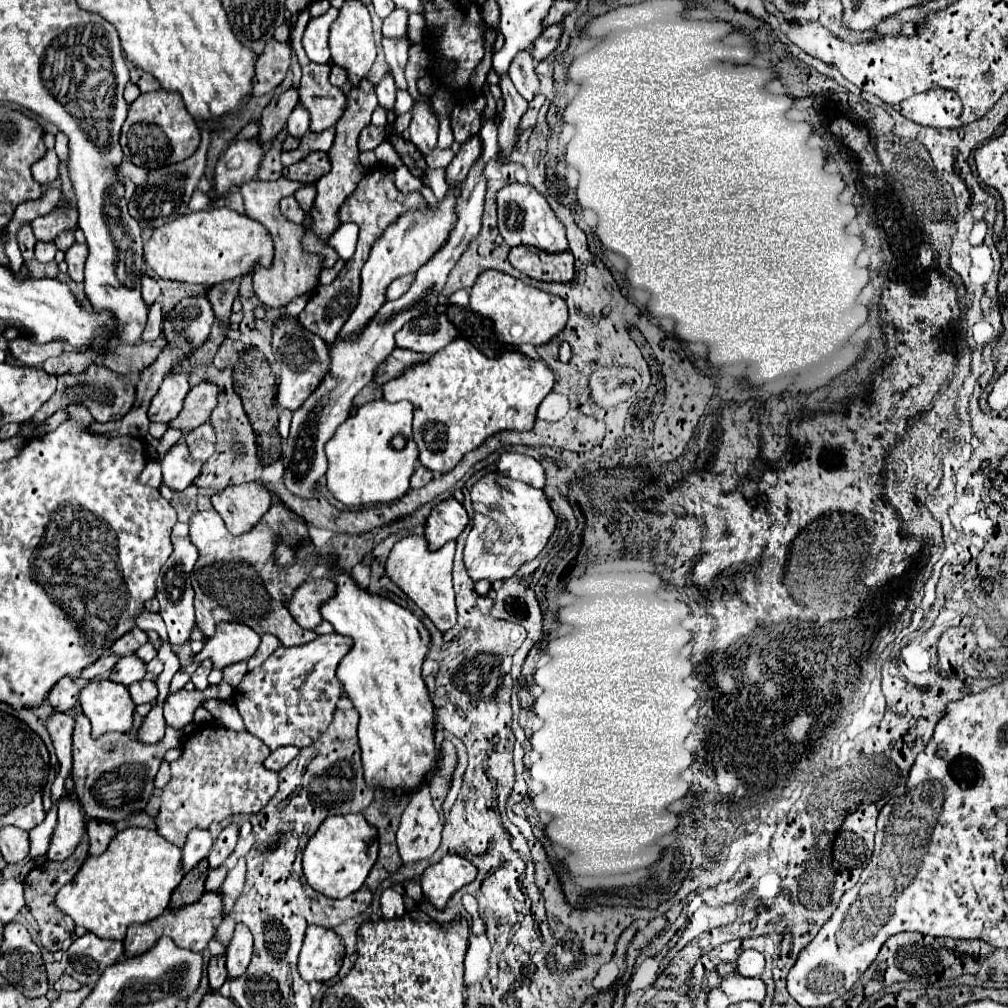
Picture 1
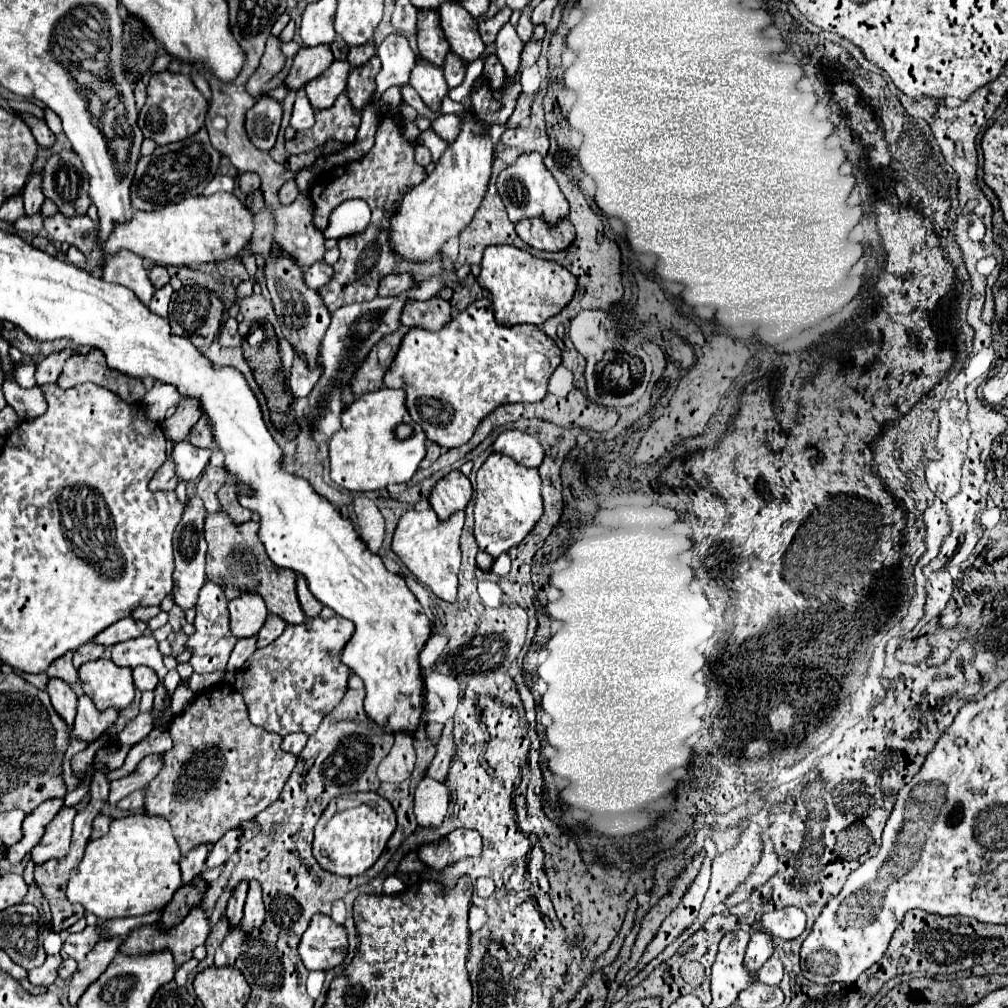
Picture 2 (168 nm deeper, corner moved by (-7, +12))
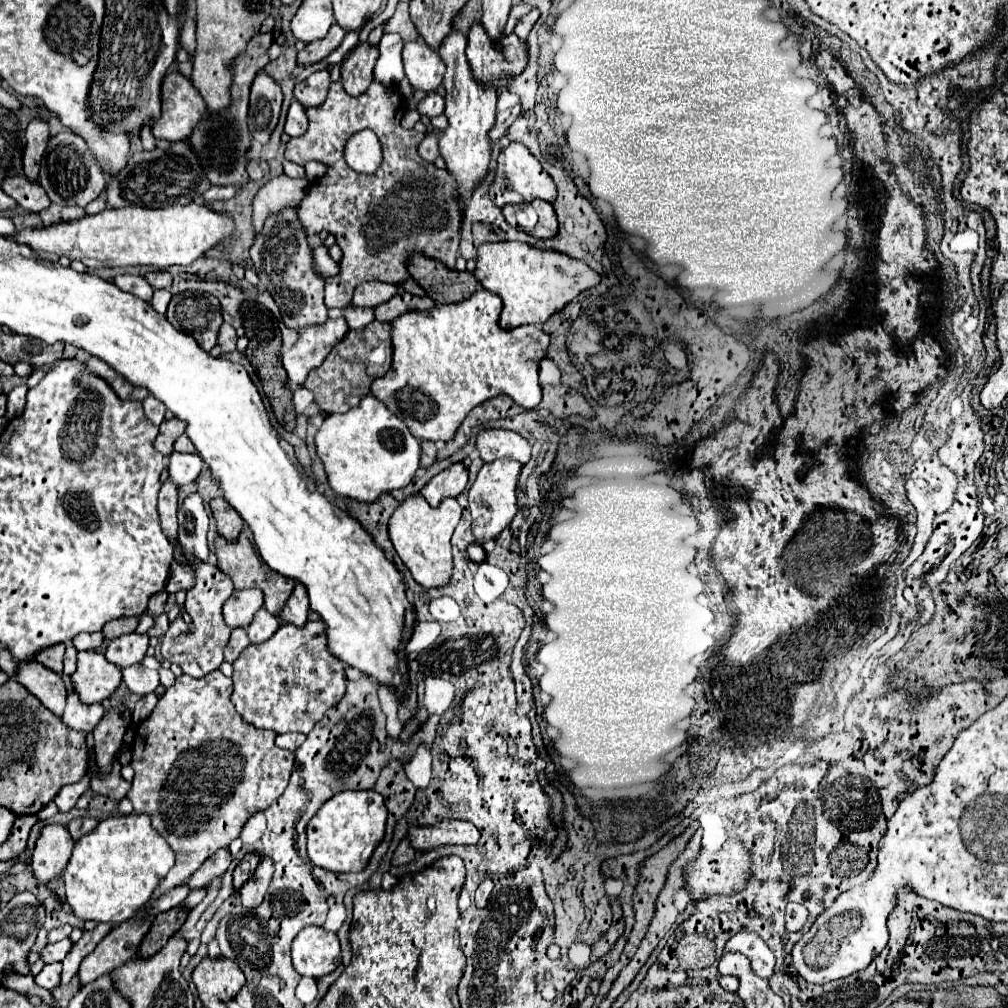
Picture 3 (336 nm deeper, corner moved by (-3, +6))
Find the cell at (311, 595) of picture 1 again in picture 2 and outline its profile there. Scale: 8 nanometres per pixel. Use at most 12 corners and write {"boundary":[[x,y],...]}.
{"boundary":[[303,575],[297,577],[297,595],[307,617],[317,617],[323,605],[307,589]]}

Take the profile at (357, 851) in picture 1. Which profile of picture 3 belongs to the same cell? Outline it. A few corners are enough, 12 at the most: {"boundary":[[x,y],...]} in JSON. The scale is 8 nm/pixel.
{"boundary":[[375,789],[341,791],[307,825],[307,853],[363,871],[385,835]]}

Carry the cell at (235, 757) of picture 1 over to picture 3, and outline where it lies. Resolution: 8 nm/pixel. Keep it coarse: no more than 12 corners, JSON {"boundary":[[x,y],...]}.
{"boundary":[[219,669],[137,725],[135,813],[175,851],[81,985],[135,957],[161,895],[227,849],[295,755],[245,723]]}

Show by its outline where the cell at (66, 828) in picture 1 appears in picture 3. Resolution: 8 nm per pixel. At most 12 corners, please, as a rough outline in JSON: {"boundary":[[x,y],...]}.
{"boundary":[[45,825],[31,855],[43,885],[59,877],[71,859],[65,827]]}

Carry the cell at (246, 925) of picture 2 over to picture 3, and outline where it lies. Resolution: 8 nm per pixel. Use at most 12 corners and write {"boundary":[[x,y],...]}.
{"boundary":[[261,859],[241,887],[241,903],[255,909],[273,877],[273,861]]}

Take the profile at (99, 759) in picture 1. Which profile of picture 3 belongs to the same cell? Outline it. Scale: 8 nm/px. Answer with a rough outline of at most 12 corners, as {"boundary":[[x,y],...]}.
{"boundary":[[67,695],[63,723],[91,731],[105,713],[101,703],[85,705]]}

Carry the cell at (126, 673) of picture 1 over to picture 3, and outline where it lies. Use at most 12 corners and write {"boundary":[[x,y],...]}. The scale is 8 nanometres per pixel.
{"boundary":[[121,635],[109,641],[105,657],[125,669],[141,663],[149,635]]}

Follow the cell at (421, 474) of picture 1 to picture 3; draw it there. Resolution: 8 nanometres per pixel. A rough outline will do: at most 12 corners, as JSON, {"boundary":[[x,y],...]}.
{"boundary":[[421,441],[421,467],[437,459],[433,441]]}

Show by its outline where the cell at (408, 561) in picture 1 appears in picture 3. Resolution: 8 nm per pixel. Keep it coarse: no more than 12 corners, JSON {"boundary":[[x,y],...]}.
{"boundary":[[405,497],[389,537],[413,579],[441,587],[451,579],[457,499],[431,507]]}

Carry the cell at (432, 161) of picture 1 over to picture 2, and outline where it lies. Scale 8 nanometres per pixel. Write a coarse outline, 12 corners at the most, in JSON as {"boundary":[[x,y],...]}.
{"boundary":[[441,115],[431,121],[431,129],[453,143],[461,131],[455,115]]}

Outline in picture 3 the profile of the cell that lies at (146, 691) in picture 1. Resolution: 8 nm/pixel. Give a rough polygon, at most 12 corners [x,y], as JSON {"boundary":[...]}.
{"boundary":[[141,663],[123,669],[131,693],[159,687],[159,673]]}

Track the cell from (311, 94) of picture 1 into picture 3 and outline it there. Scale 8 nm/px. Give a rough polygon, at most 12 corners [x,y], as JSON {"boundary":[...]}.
{"boundary":[[329,71],[295,85],[295,99],[307,109],[327,99]]}

